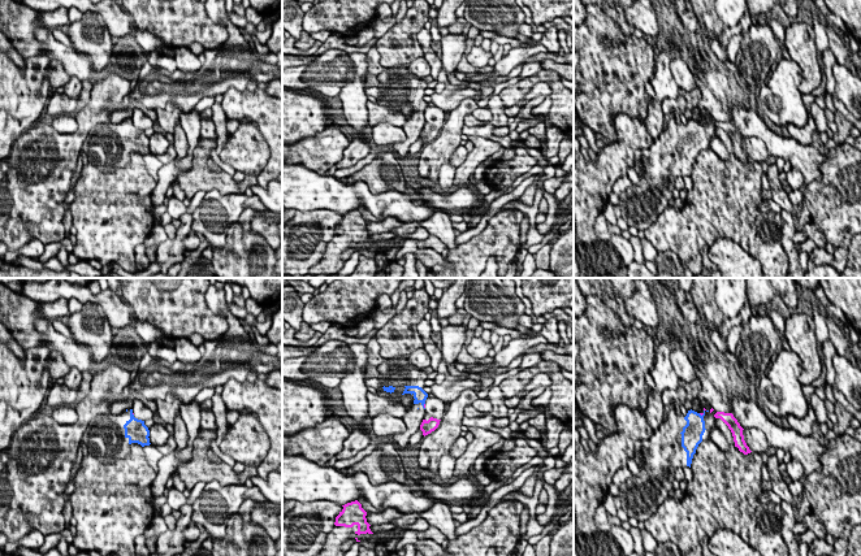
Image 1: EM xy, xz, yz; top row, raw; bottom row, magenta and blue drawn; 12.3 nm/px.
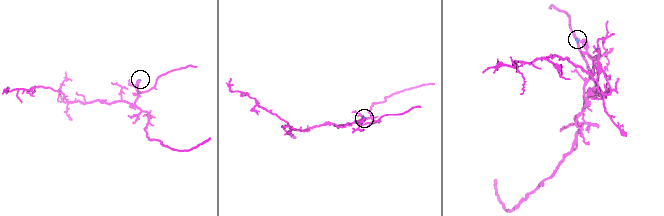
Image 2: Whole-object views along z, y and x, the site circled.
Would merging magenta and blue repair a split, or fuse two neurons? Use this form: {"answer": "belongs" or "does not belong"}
{"answer": "does not belong"}

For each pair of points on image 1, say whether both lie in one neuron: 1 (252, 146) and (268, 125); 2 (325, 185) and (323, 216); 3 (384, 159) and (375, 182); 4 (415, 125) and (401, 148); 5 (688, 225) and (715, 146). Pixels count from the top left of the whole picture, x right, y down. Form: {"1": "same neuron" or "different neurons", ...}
{"1": "different neurons", "2": "different neurons", "3": "same neuron", "4": "same neuron", "5": "different neurons"}

